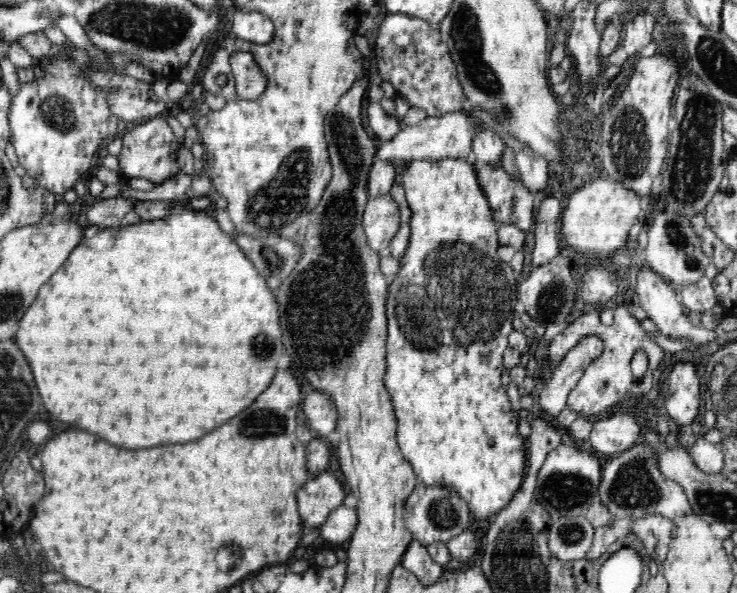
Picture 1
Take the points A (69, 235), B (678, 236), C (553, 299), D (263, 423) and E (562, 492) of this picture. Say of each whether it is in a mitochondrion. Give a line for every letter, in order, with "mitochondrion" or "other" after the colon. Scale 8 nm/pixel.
A: other
B: mitochondrion
C: mitochondrion
D: mitochondrion
E: mitochondrion

